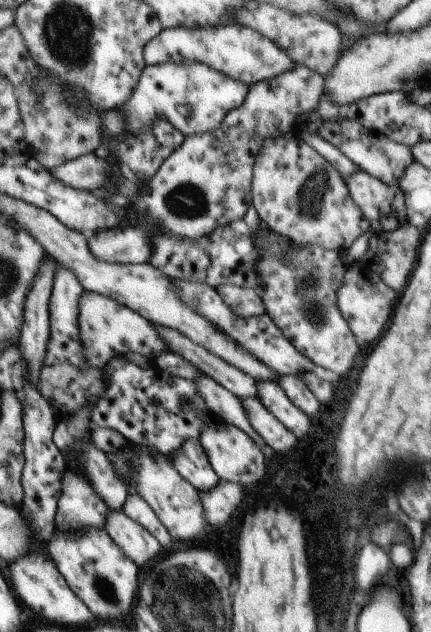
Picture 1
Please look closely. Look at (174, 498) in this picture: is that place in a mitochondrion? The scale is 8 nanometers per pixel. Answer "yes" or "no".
no

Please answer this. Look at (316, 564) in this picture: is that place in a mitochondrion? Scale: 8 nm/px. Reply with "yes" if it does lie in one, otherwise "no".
no

